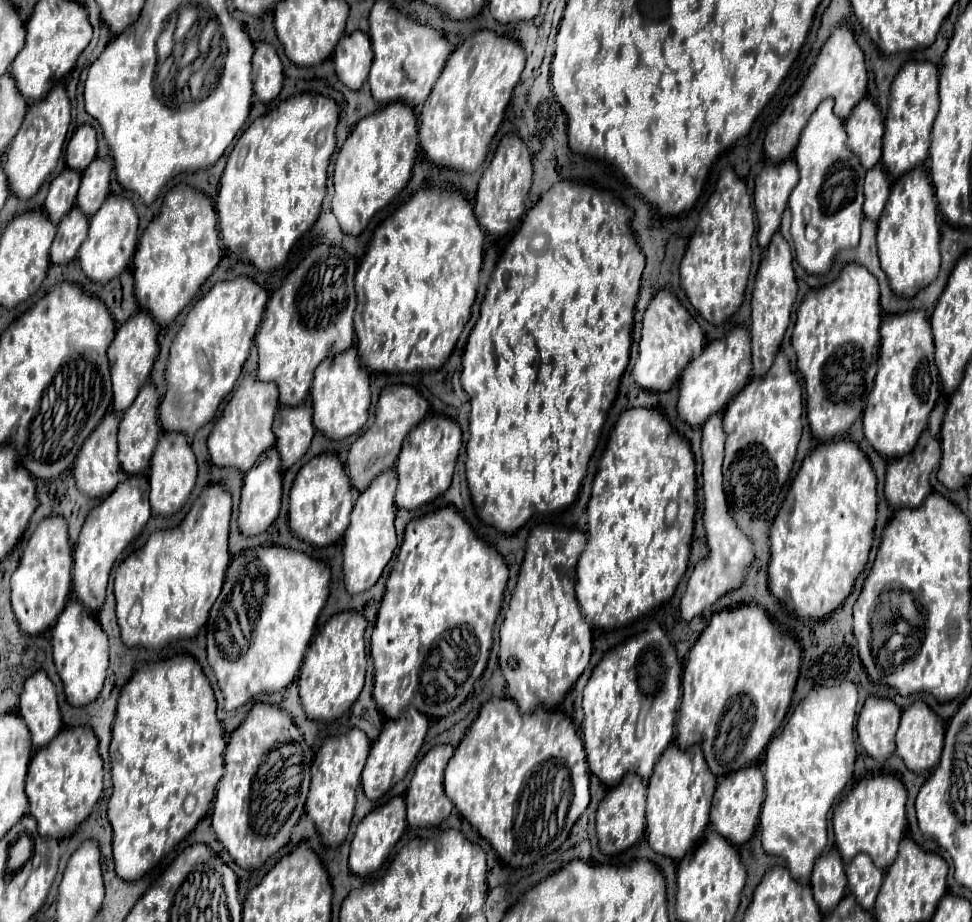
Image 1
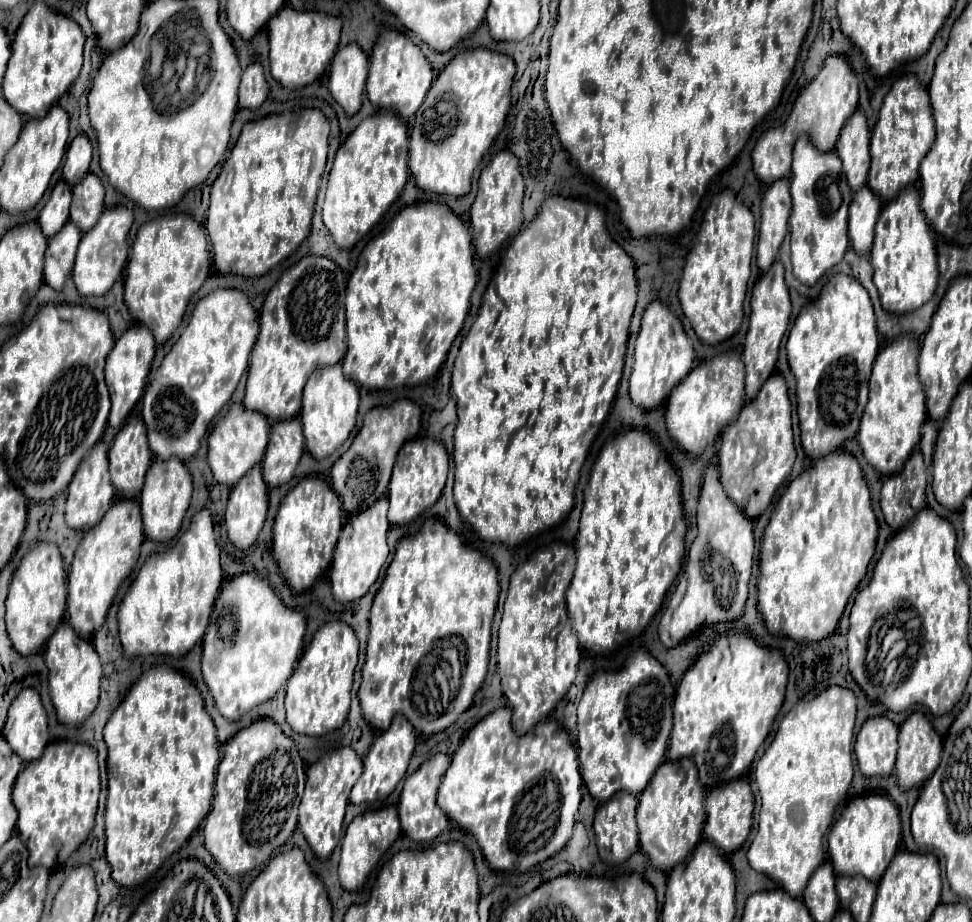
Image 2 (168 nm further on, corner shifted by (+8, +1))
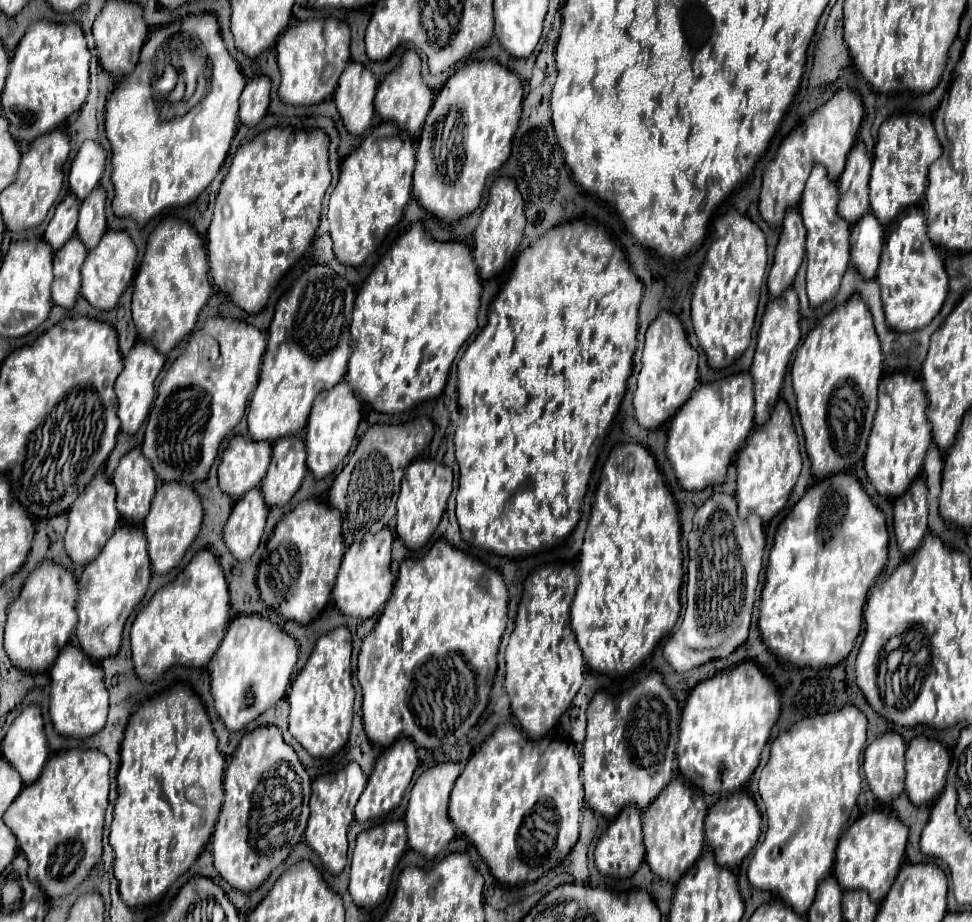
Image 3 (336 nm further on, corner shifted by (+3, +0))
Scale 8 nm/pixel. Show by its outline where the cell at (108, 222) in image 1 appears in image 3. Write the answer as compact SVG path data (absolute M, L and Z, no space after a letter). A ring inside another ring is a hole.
M108 231L96 249L92 249L82 267L82 297L100 311L110 311L118 305L122 293L134 279L136 245L126 231Z

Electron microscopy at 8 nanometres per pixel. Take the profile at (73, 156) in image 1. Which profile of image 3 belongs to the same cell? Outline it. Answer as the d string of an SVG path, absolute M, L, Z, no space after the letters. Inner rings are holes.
M84 141L70 167L68 175L70 191L80 201L84 201L90 195L90 191L100 183L104 167L106 167L104 149L96 141Z

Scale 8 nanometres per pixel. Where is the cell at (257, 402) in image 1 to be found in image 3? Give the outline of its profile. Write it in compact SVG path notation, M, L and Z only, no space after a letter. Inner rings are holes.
M234 437L226 451L222 453L218 465L220 489L234 501L242 499L252 487L260 487L268 463L270 463L272 447L270 443L256 443L250 437Z

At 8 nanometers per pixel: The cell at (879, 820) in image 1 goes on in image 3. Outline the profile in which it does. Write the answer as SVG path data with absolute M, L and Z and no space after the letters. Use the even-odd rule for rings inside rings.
M872 811L856 819L840 837L838 849L836 849L836 863L834 863L834 875L844 887L844 891L856 891L864 889L868 891L870 899L874 903L880 903L884 895L888 895L900 865L904 863L904 849L906 849L908 829L906 825L894 817L888 811Z

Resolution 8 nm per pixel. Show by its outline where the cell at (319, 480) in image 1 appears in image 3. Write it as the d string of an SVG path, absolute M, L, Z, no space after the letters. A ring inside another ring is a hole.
M316 499L302 501L274 529L262 555L256 585L266 607L278 609L284 621L306 625L330 603L330 591L336 583L344 555L340 513Z

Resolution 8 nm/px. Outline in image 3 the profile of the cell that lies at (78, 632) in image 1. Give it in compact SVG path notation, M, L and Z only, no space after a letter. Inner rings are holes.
M68 645L58 655L52 671L50 685L50 719L54 731L62 737L84 739L104 729L108 717L108 689L104 685L104 671L98 663L92 663L78 647Z

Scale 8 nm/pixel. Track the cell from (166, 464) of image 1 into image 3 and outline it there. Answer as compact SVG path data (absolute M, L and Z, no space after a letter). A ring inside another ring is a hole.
M160 483L158 485L148 519L144 521L144 533L148 539L148 557L150 557L154 573L166 575L182 563L186 551L190 549L190 545L194 543L200 531L202 519L204 519L204 509L192 487L184 483Z

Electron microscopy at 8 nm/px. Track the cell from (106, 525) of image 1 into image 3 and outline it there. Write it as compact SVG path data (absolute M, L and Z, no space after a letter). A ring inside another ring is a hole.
M122 525L114 531L112 539L104 545L104 551L88 563L78 581L78 627L76 637L82 651L94 661L116 657L122 645L122 629L134 607L144 599L150 583L152 567L146 549L146 537L142 527Z

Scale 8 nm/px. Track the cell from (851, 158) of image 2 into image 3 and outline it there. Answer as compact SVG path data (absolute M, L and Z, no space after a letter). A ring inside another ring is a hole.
M858 141L848 155L846 169L844 169L844 173L840 177L840 185L838 185L840 217L852 225L870 211L870 203L868 203L870 167L872 167L872 159L866 155L864 143Z

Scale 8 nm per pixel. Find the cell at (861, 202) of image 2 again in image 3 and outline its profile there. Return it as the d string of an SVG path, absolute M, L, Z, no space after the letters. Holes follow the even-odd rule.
M866 213L850 235L850 265L862 275L862 279L874 279L878 269L880 251L884 245L884 227L872 213Z

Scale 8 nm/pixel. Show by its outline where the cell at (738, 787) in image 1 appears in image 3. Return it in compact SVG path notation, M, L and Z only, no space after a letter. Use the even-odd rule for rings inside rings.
M738 791L734 795L718 799L706 815L706 841L716 855L716 863L724 867L738 867L742 859L752 851L760 837L760 813L752 795Z

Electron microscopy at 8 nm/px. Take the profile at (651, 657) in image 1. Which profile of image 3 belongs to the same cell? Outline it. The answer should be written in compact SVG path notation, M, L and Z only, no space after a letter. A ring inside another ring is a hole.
M650 673L644 681L640 681L636 687L618 697L596 693L592 703L588 705L586 715L588 715L588 733L582 747L582 781L584 781L586 805L594 813L606 819L614 819L628 803L644 809L648 803L656 799L656 795L660 795L660 791L672 779L678 719L680 719L678 701L672 697L662 677L658 673Z

